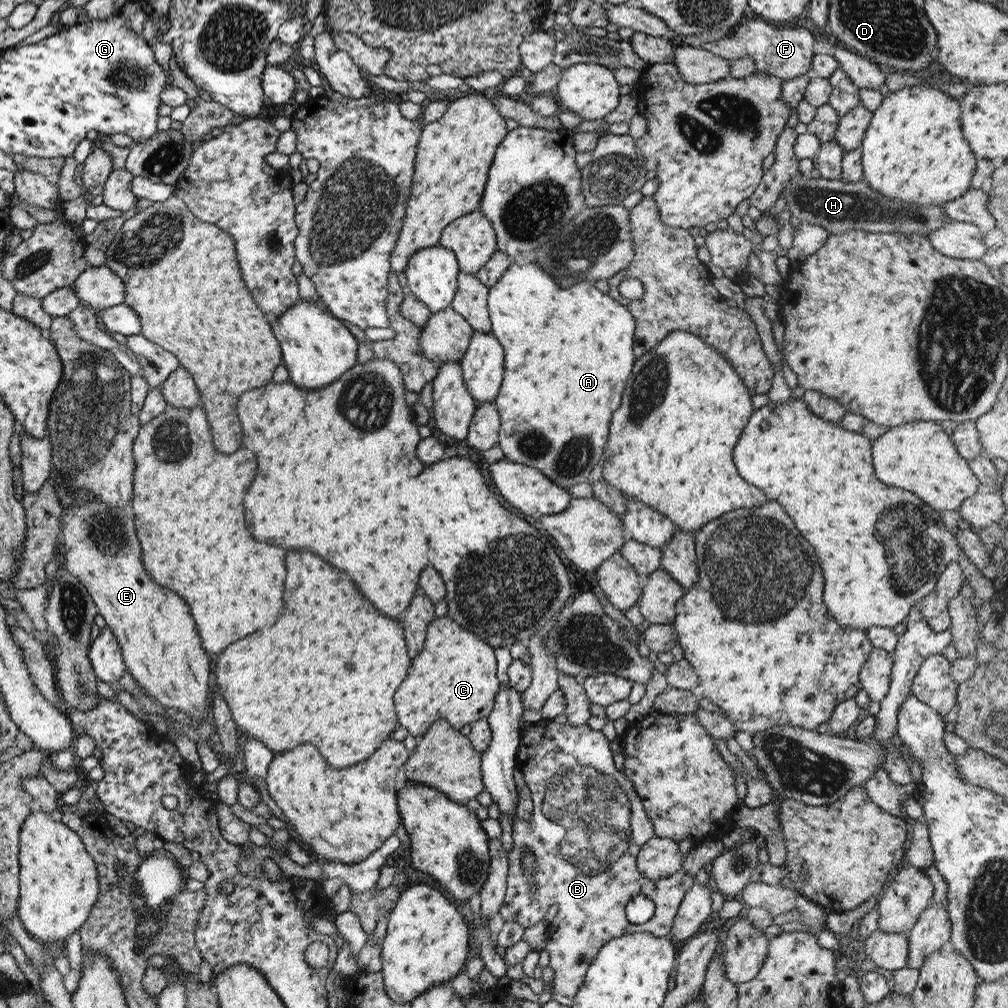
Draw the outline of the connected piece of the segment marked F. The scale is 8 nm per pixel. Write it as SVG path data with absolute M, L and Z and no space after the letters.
M757 16L753 17L752 19L747 19L744 18L743 21L741 21L741 24L739 27L736 28L735 31L730 32L729 35L725 36L724 38L721 38L721 40L717 40L717 42L711 42L709 43L703 43L699 42L696 40L697 37L693 38L692 40L695 39L695 42L693 42L697 47L701 48L708 48L713 54L716 54L717 56L721 56L721 58L725 58L725 60L732 62L734 60L739 60L739 58L751 58L753 60L753 65L754 65L754 72L755 73L760 73L760 74L765 74L774 78L777 78L779 81L789 81L792 80L793 78L805 75L805 74L810 74L810 65L811 65L811 58L814 55L813 48L814 48L814 36L812 36L807 30L803 28L792 28L792 27L786 27L786 26L773 26L773 24L769 24L769 22L758 18Z

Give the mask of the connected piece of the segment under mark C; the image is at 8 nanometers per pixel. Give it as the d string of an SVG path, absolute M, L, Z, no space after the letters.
M449 618L433 620L426 628L423 650L419 652L403 682L393 696L397 727L419 738L432 722L443 718L451 728L459 730L465 724L485 719L493 708L495 692L499 688L496 678L494 649L473 632L459 627Z

